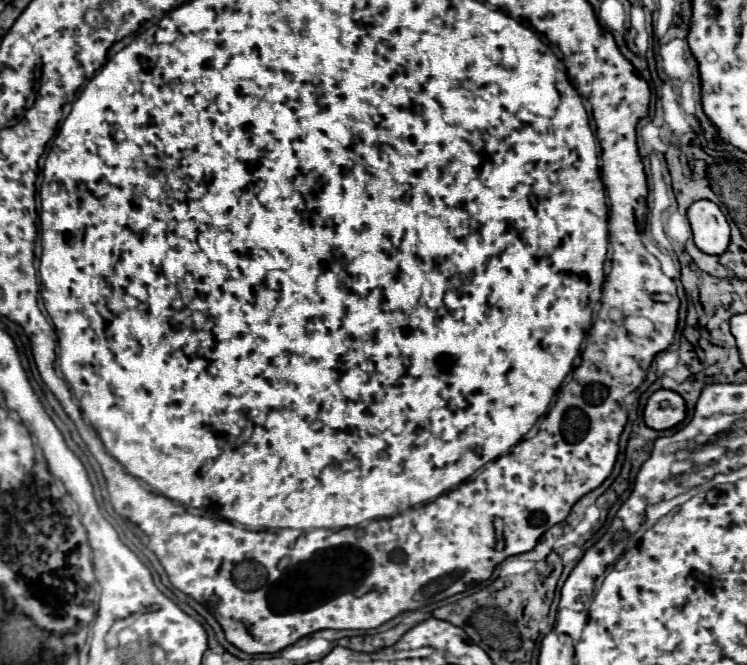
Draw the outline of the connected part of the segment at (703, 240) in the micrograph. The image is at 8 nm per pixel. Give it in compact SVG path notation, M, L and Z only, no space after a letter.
M699 200L689 208L687 216L697 248L705 254L721 256L729 246L731 228L719 206L709 200Z

